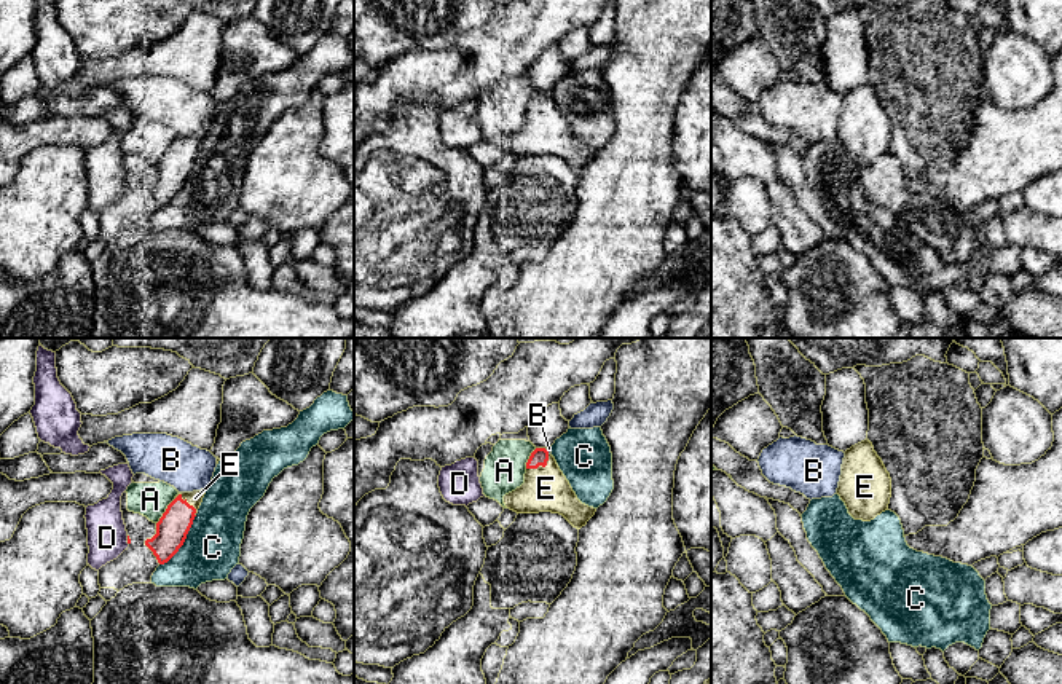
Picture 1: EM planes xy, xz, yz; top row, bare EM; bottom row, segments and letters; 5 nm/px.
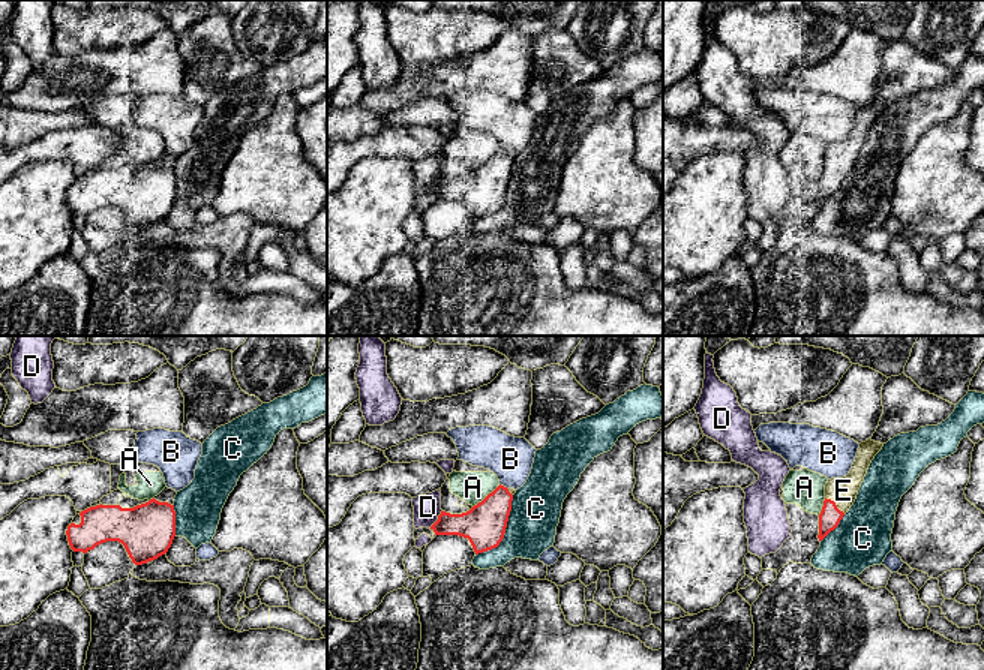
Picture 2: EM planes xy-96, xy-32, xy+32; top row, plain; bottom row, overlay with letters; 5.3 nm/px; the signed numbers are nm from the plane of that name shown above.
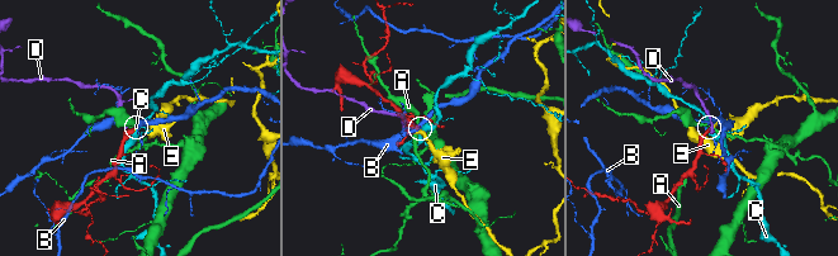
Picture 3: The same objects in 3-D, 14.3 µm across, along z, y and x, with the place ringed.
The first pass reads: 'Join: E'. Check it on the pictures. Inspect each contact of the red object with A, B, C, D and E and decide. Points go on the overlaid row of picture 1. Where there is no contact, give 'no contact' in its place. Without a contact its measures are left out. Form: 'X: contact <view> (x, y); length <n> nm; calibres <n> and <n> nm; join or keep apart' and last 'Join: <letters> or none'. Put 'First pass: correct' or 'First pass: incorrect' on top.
First pass: correct
A: contact xy (166, 511); length 170 nm; calibres 160 and 180 nm; keep apart
B: contact xz (547, 452); length 40 nm; calibres 90 and 20 nm; keep apart
C: contact xy (184, 541); length 320 nm; calibres 160 and 280 nm; keep apart
D: contact xy (128, 541); length 50 nm; calibres 20 and 200 nm; keep apart
E: contact xy (188, 504); length 150 nm; calibres 160 and 70 nm; join
Join: E

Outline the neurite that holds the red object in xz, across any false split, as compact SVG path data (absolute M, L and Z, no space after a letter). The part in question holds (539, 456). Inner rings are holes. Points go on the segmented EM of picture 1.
M545 448L531 453L525 483L505 494L504 504L517 513L560 513L577 529L585 526L596 512L577 499L555 458Z

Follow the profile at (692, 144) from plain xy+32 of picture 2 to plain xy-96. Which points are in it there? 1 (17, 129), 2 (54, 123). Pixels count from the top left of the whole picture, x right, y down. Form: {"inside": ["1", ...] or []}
{"inside": []}

